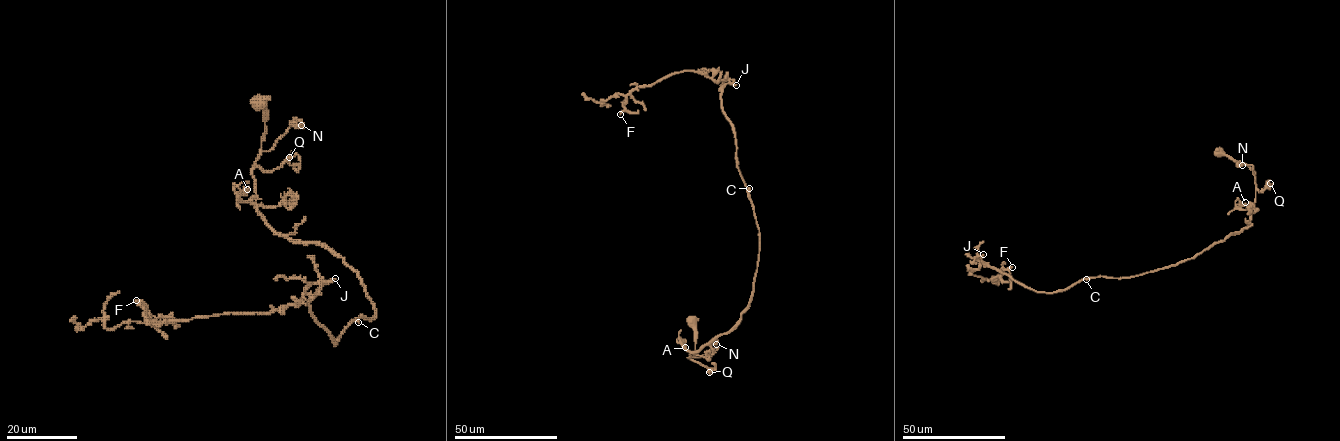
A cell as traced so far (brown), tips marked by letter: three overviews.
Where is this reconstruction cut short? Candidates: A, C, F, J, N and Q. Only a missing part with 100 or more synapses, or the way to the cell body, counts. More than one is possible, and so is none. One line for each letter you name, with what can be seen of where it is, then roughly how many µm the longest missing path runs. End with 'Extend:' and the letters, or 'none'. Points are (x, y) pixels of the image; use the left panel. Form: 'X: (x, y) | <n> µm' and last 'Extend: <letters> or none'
J: (335, 278) | 100 µm
Extend: J

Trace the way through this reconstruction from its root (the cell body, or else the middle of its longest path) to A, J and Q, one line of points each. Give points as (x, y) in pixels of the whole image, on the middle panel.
A: (691, 322), (696, 350), (693, 357), (688, 358), (690, 352), (685, 347)
J: (691, 322), (696, 352), (688, 358), (735, 326), (753, 291), (759, 230), (720, 96), (727, 84), (736, 85)
Q: (691, 322), (696, 352), (690, 358), (705, 366), (709, 372)

